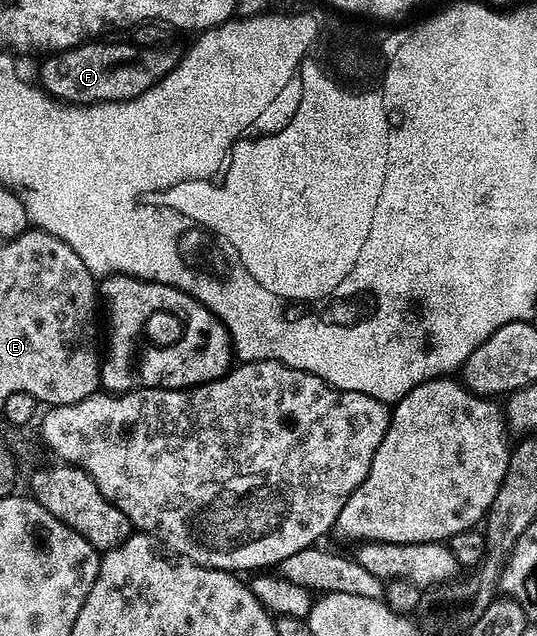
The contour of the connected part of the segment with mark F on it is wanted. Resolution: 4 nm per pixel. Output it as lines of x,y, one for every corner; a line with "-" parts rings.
104,42
79,44
77,48
49,55
45,59
48,61
40,68
39,87
43,88
49,96
62,100
65,104
101,104
115,100
129,100
138,98
138,94
150,90
150,86
166,78
166,74
170,74
178,63
178,53
168,48
169,46
137,46
132,42
127,42
128,44
100,43

